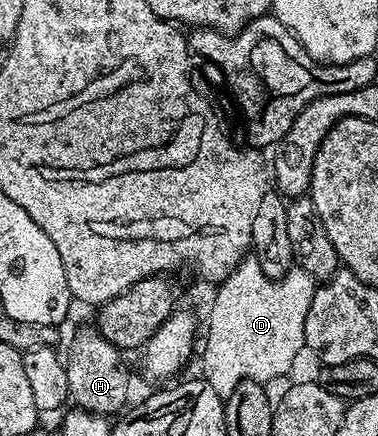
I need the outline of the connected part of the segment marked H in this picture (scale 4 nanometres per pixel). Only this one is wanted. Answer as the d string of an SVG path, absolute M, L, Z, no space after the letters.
M97 327L80 329L74 336L74 357L69 357L66 363L70 400L86 412L107 418L113 417L113 412L121 413L127 407L126 399L130 396L130 376L122 365L122 356L120 349L108 342Z

